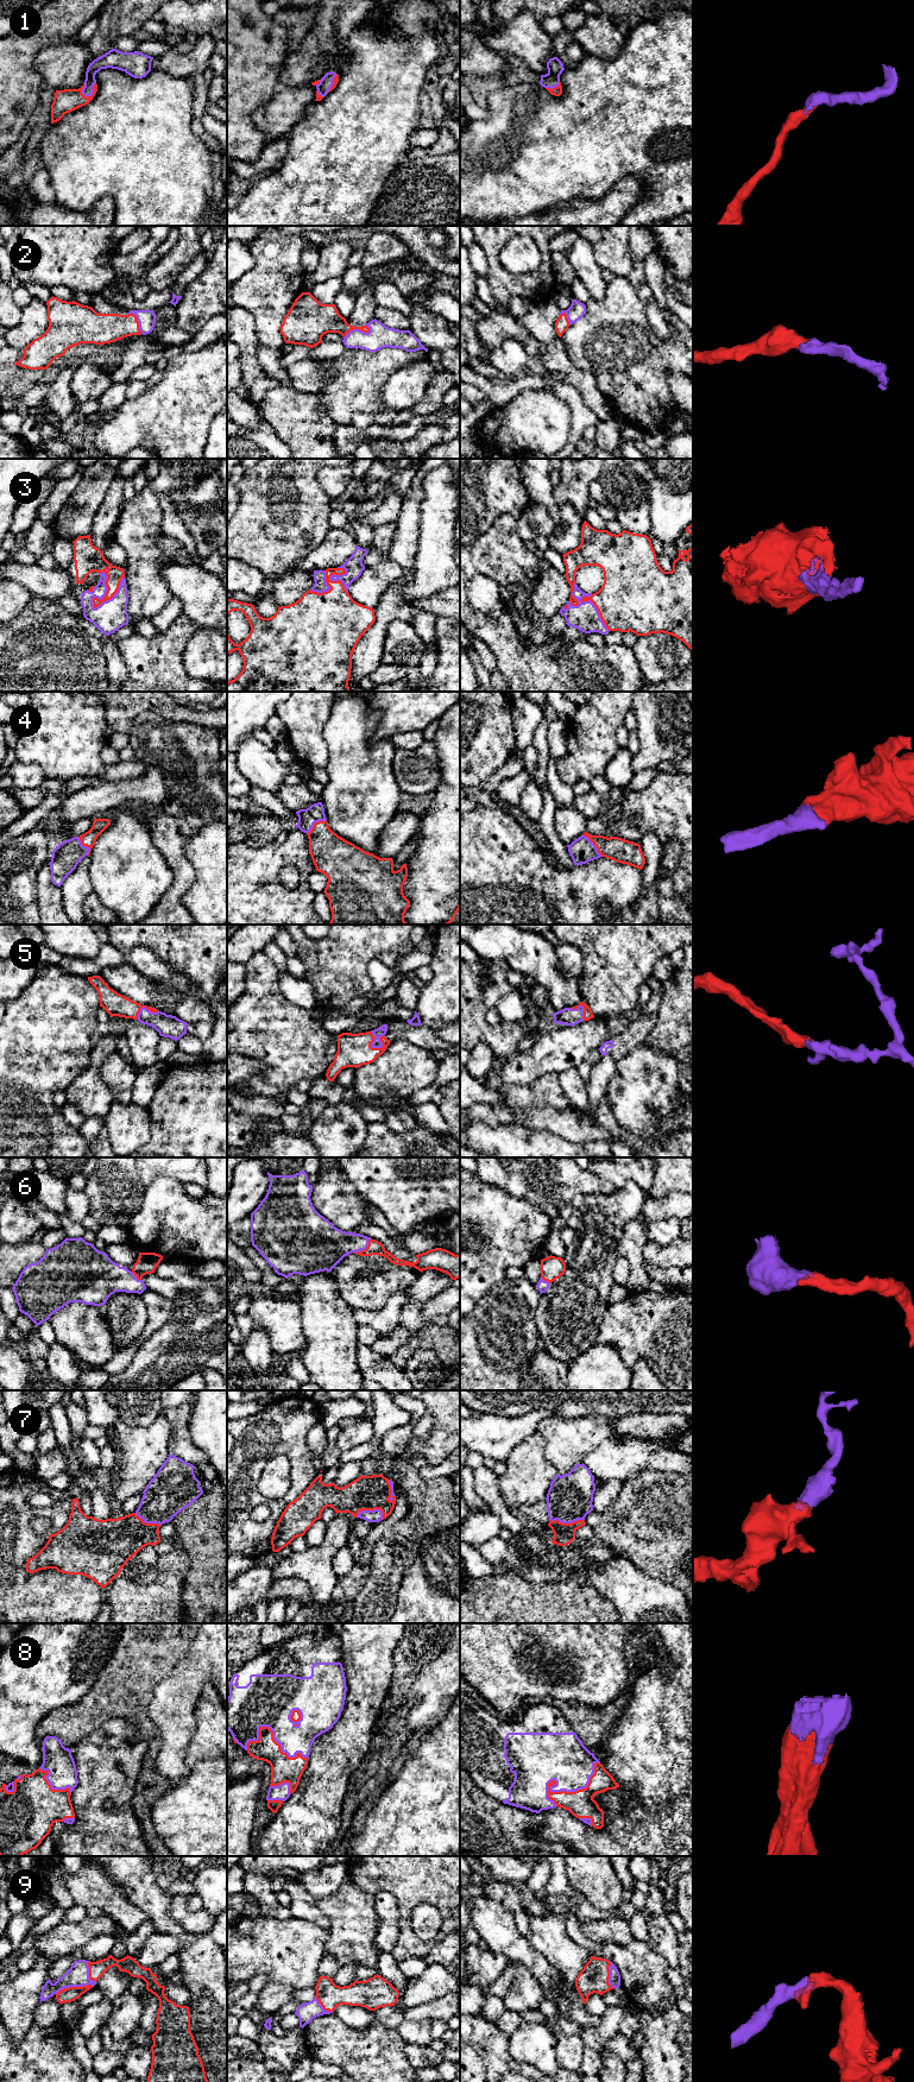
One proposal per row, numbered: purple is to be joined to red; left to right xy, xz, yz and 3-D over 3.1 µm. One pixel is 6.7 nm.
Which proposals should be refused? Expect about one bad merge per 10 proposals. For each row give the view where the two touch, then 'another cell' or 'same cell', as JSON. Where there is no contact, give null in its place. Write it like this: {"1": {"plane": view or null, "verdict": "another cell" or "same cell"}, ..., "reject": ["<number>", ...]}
{"1": {"plane": "xy", "verdict": "same cell"}, "2": {"plane": "xz", "verdict": "same cell"}, "3": {"plane": "xy", "verdict": "same cell"}, "4": {"plane": "yz", "verdict": "same cell"}, "5": {"plane": "xz", "verdict": "same cell"}, "6": {"plane": "xz", "verdict": "same cell"}, "7": {"plane": "xz", "verdict": "same cell"}, "8": {"plane": "yz", "verdict": "same cell"}, "9": {"plane": "xy", "verdict": "same cell"}, "reject": []}

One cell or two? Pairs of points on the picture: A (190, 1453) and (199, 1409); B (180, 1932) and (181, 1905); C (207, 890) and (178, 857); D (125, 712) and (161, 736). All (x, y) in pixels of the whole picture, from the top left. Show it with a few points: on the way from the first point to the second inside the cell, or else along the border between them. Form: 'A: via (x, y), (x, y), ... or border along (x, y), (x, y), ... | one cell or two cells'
A: border along (189, 1415), (190, 1440), (209, 1462) | two cells
B: border along (171, 1898), (172, 1918), (193, 1934), (207, 1931) | two cells
C: border along (184, 849), (194, 881), (181, 900) | two cells
D: border along (134, 724), (127, 734) | two cells

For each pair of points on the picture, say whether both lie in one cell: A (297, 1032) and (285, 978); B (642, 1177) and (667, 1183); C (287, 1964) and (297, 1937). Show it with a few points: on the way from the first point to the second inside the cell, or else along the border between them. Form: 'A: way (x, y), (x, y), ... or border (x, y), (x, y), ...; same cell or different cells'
A: border (279, 975), (281, 991), (294, 1004), (310, 1011); different cells
B: border (655, 1169), (649, 1190); different cells
C: way (287, 1957), (296, 1944); same cell

